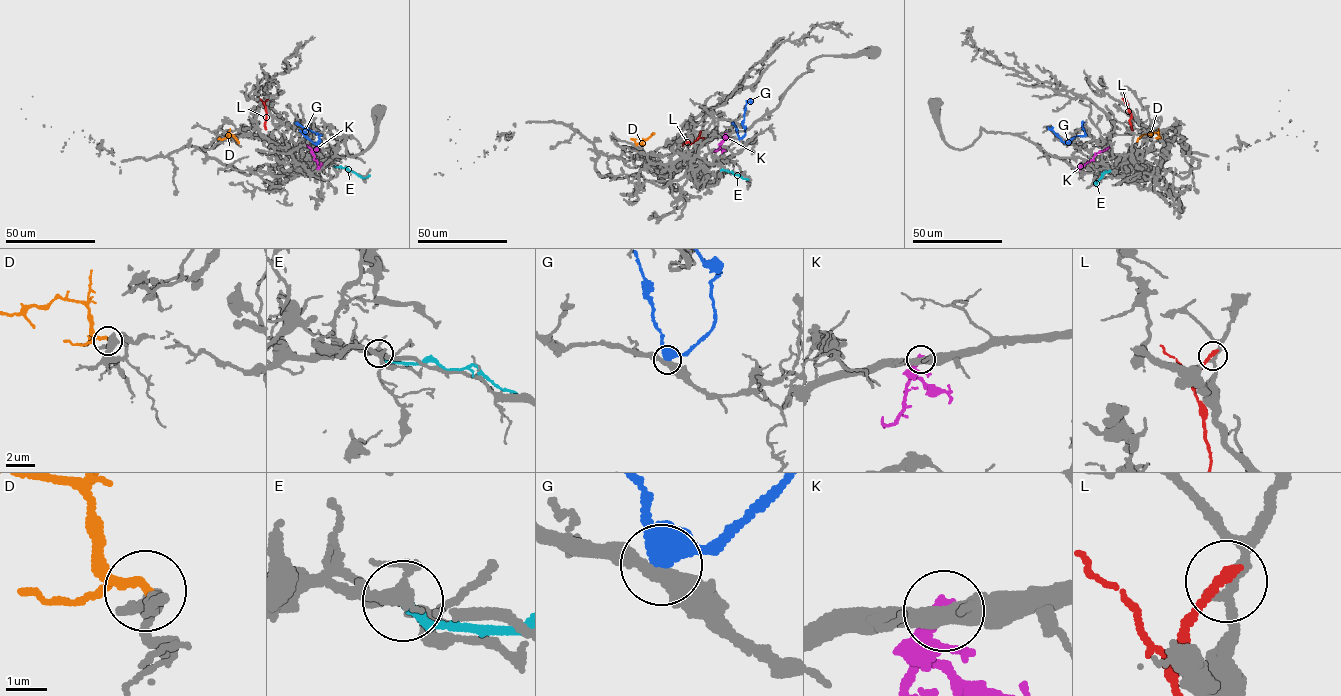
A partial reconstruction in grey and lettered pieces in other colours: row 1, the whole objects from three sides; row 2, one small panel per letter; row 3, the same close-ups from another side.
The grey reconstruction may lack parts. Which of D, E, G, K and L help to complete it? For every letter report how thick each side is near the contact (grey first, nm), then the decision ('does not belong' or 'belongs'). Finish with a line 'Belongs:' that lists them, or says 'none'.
D: 360/190 nm | does not belong
E: 200/220 nm | does not belong
G: 360/480 nm | does not belong
K: 400/360 nm | does not belong
L: 240/260 nm | does not belong
Belongs: none

